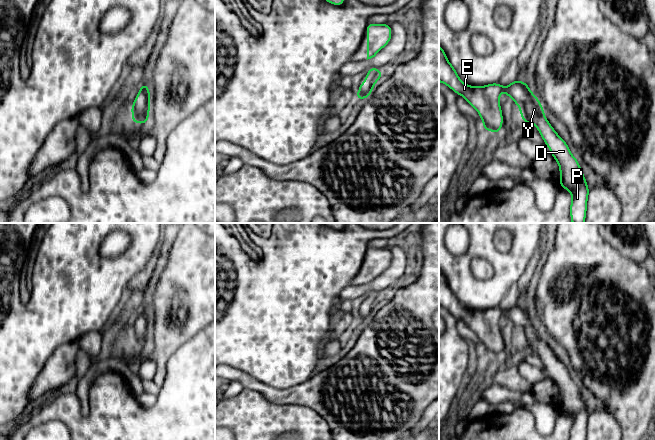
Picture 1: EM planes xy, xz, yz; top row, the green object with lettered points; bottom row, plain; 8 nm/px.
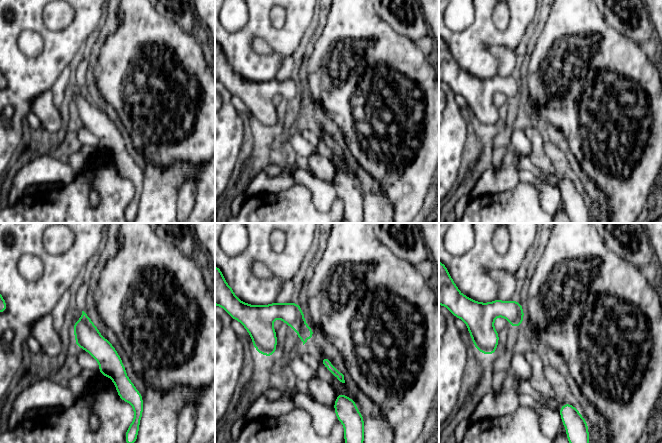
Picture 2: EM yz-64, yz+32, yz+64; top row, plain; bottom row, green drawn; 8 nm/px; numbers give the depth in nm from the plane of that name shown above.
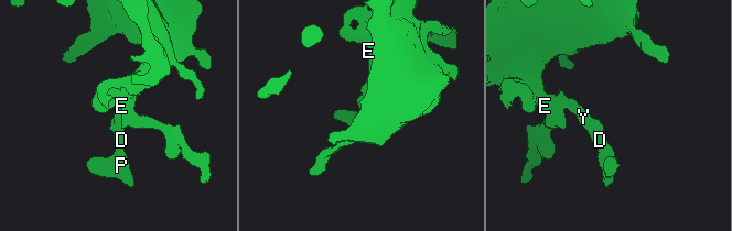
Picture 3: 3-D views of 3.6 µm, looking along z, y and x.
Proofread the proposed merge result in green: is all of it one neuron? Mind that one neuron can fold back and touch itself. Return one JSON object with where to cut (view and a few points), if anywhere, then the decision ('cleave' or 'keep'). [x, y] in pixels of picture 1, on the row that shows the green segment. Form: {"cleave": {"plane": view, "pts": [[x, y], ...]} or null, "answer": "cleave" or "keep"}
{"cleave": null, "answer": "keep"}

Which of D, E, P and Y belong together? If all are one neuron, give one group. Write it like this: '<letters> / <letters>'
D E P Y

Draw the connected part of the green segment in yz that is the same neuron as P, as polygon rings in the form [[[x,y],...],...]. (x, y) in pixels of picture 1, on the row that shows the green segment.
[[[439,45],[439,82],[462,96],[478,112],[485,131],[500,134],[503,113],[499,97],[503,91],[519,107],[524,124],[534,124],[552,157],[559,165],[559,185],[571,192],[570,219],[572,223],[584,223],[590,190],[581,170],[580,163],[571,154],[569,145],[559,136],[546,119],[545,111],[538,97],[521,79],[510,82],[507,87],[501,83],[471,86],[464,83],[456,69],[449,62],[444,49]]]

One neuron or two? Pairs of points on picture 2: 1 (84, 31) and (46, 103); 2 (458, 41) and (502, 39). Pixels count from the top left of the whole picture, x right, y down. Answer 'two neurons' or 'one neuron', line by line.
1: two neurons
2: one neuron

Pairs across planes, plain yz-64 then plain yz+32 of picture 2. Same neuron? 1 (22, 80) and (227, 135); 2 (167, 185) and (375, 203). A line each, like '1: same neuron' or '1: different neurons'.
1: same neuron
2: same neuron

